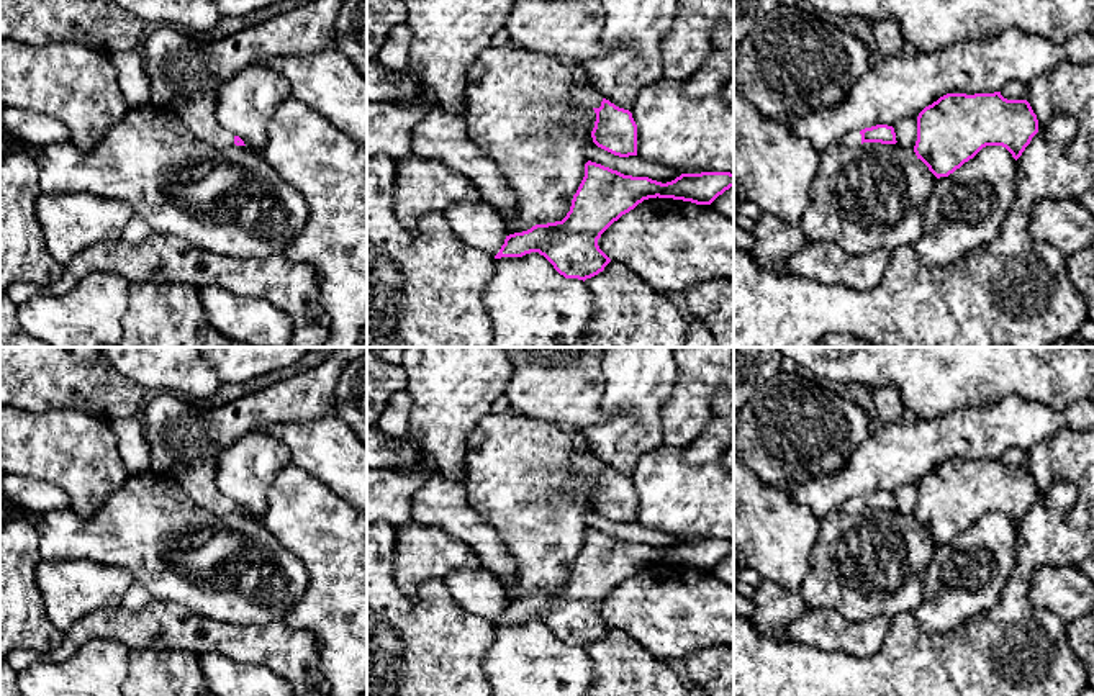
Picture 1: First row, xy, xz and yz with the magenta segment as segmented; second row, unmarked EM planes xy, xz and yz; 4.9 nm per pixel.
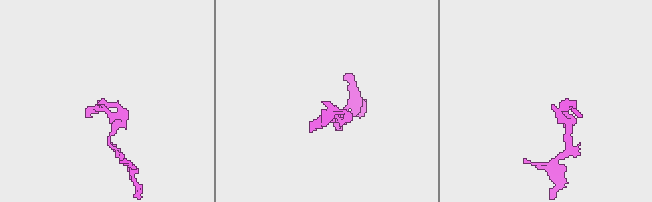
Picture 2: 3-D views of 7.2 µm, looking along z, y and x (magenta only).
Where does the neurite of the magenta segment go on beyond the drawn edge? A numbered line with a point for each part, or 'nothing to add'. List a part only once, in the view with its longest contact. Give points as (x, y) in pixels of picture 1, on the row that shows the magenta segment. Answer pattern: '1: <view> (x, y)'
1: xz (585, 97)

